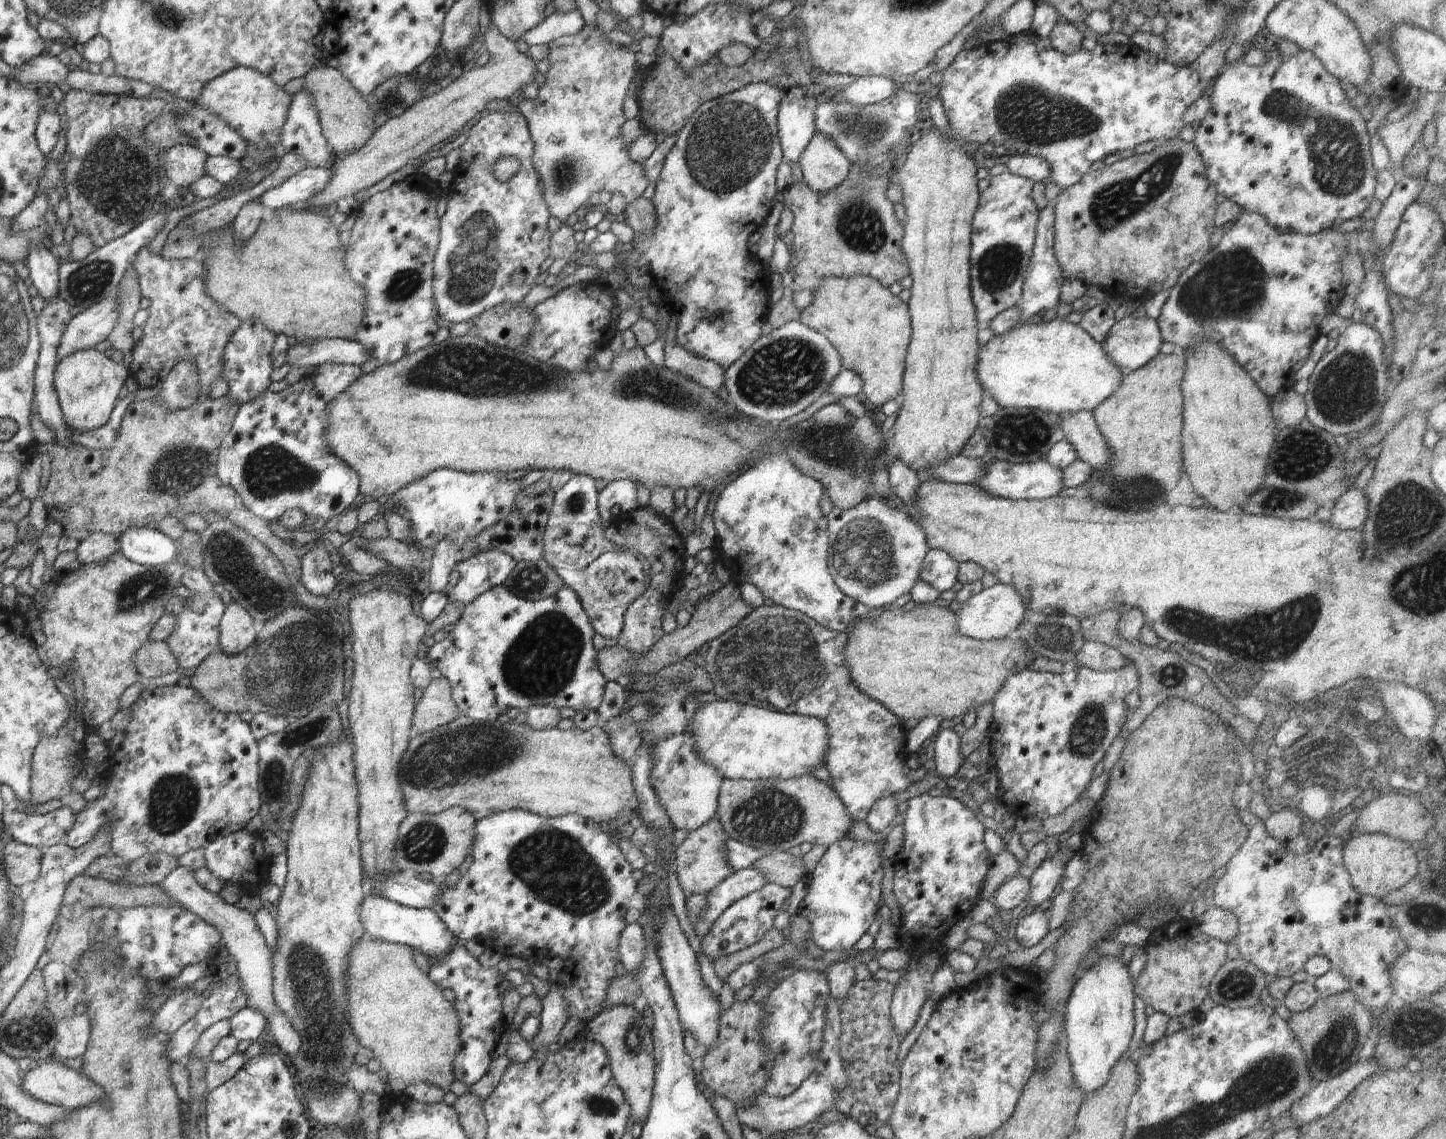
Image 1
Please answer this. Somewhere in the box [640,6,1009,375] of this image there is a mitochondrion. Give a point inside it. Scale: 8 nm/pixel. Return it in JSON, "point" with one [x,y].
{"point":[729,144]}

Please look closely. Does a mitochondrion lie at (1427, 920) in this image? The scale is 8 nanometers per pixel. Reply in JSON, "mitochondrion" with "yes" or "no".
{"mitochondrion":"yes"}

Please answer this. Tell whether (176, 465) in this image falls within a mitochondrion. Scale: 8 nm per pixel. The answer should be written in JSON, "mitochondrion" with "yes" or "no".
{"mitochondrion":"yes"}

